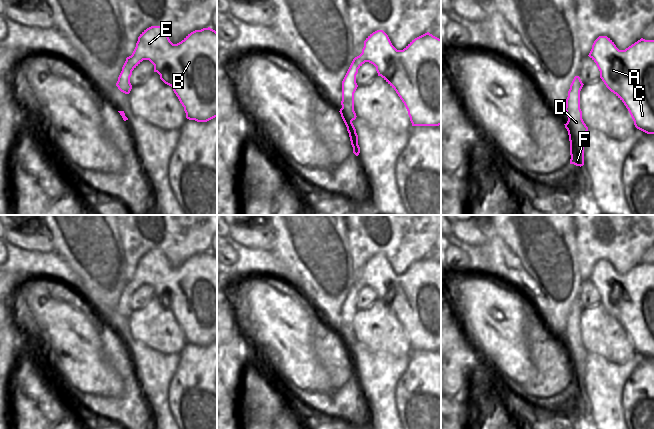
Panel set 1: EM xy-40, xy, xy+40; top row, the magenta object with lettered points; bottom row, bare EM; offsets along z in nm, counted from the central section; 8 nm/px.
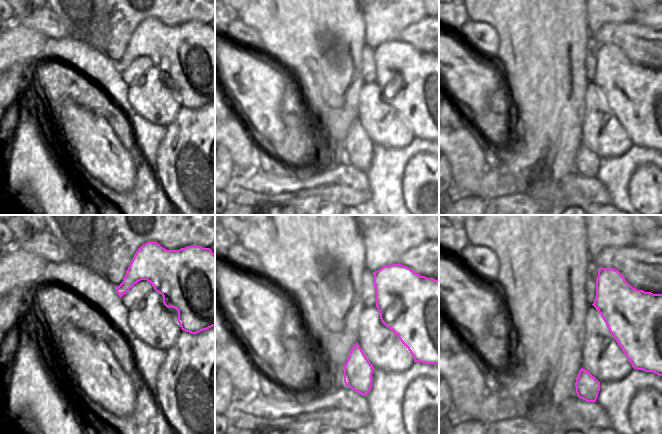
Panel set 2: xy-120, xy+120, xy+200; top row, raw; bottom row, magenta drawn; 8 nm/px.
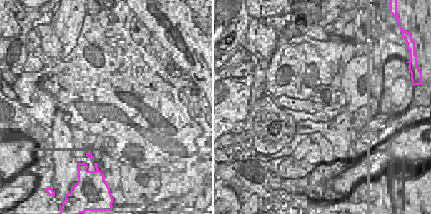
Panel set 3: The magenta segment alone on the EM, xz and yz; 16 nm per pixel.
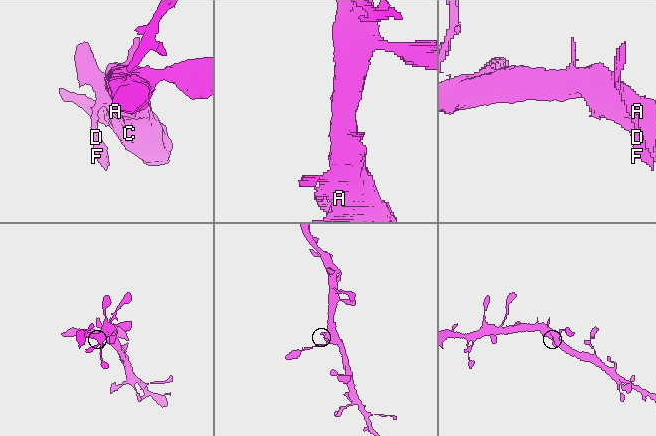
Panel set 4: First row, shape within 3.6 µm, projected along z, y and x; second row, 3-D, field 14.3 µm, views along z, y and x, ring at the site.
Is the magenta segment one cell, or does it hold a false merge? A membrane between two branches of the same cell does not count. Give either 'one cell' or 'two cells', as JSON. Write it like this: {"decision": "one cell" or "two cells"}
{"decision": "one cell"}

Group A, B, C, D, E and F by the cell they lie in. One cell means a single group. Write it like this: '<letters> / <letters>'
A B C D E F

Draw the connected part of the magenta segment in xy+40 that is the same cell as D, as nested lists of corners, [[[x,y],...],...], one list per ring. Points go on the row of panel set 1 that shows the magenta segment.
[[[575,76],[566,99],[565,111],[568,121],[564,124],[570,141],[570,164],[580,167],[584,165],[584,147],[588,131],[588,127],[582,119],[582,111],[580,109],[580,91],[583,85],[580,77]]]

